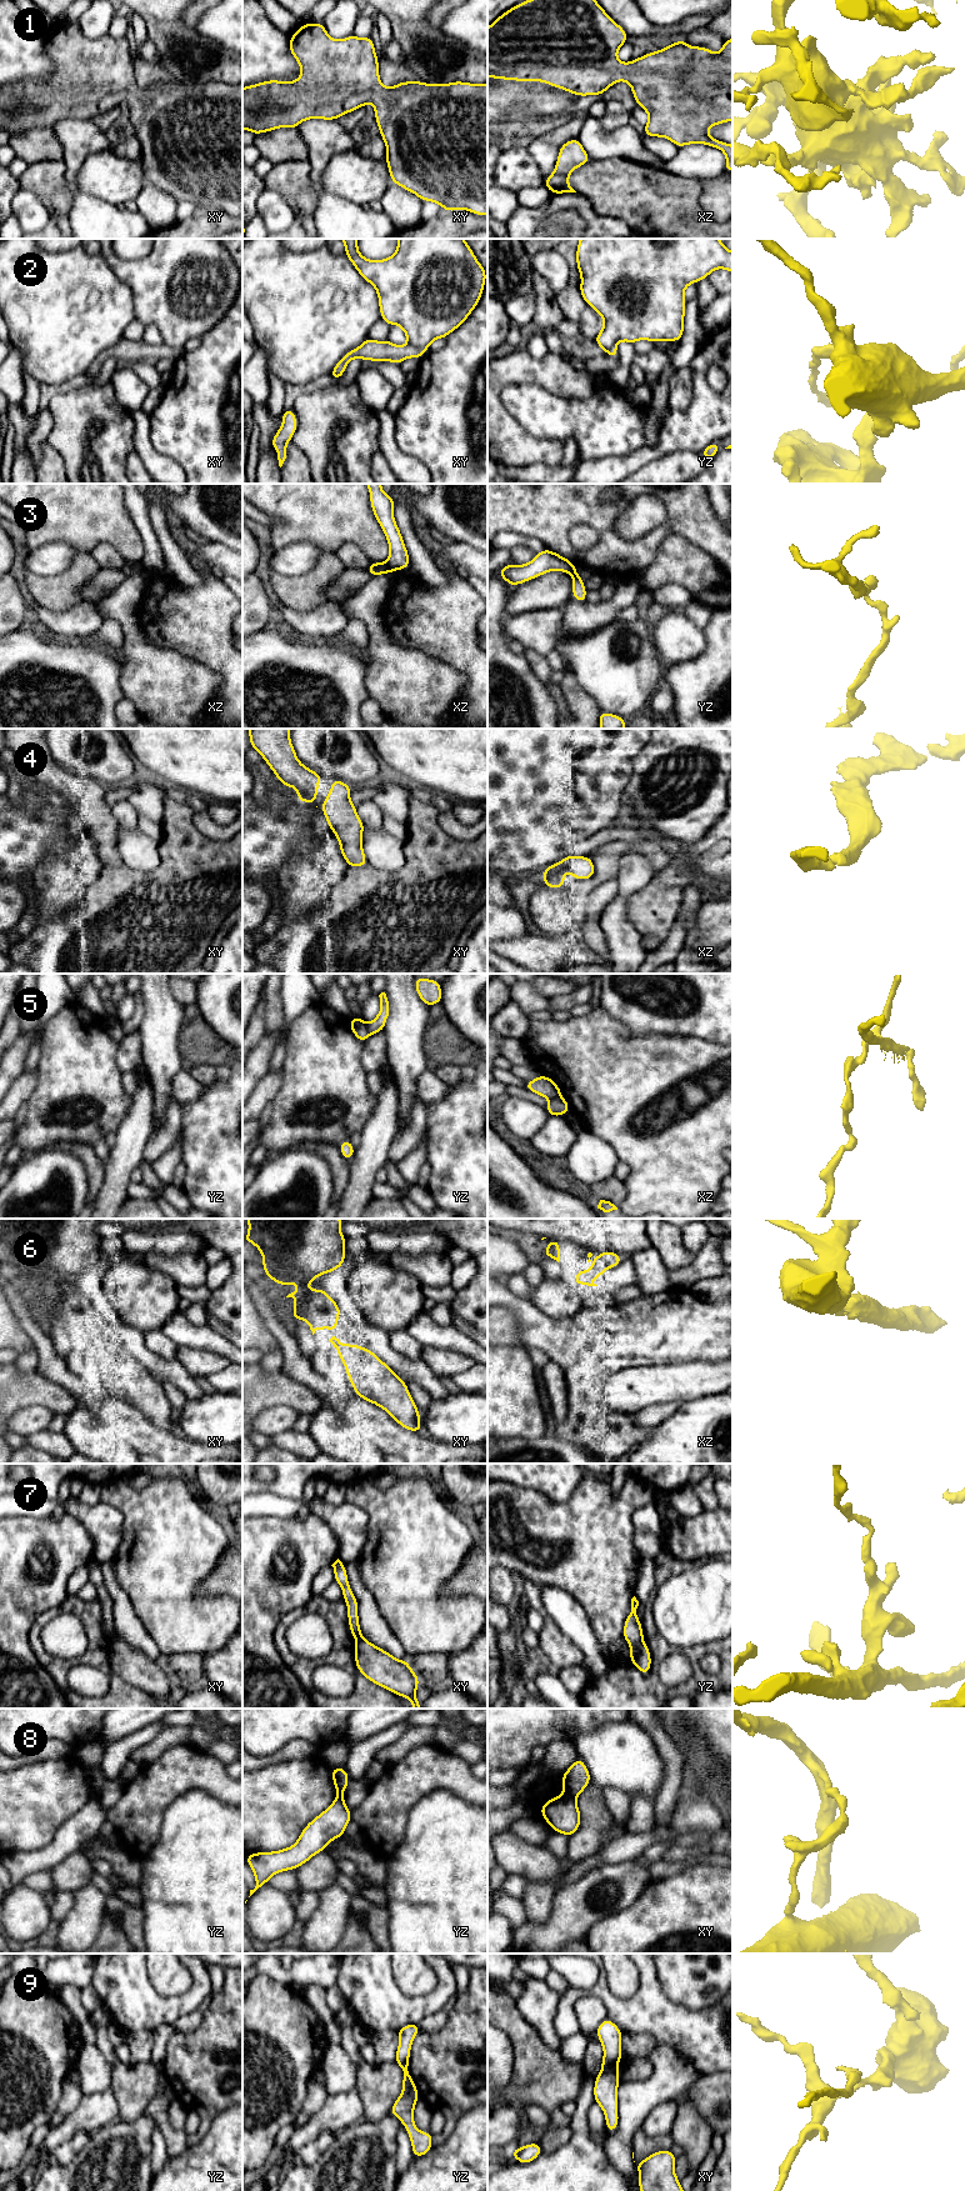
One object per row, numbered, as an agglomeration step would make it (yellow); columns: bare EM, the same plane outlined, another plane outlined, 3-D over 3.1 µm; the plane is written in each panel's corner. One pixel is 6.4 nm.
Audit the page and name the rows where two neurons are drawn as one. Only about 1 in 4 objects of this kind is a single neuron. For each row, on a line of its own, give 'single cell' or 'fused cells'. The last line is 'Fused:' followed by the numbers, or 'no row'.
1: single cell
2: fused cells
3: fused cells
4: single cell
5: fused cells
6: single cell
7: fused cells
8: fused cells
9: fused cells
Fused: 2, 3, 5, 7, 8, 9

